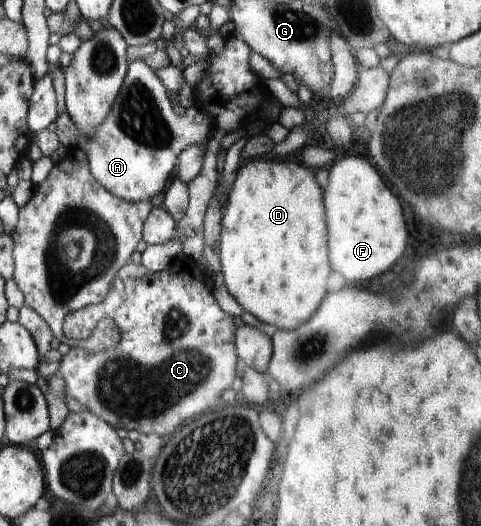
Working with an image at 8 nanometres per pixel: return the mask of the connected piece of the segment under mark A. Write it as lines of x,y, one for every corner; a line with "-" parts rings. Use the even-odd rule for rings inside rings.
140,60
130,61
122,87
110,108
108,117
97,127
89,138
84,138
79,145
85,151
87,162
94,179
102,184
118,199
138,203
151,200
154,195
164,191
168,179
174,175
177,157
186,147
194,144
206,144
212,134
212,127
207,117
194,105
177,114
172,110
169,93
160,78

